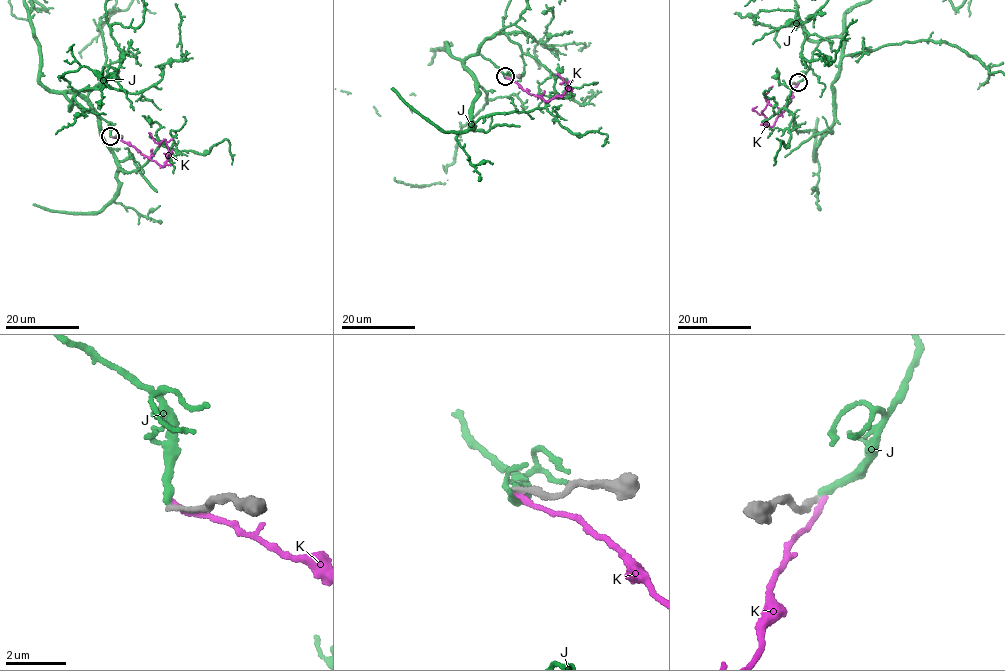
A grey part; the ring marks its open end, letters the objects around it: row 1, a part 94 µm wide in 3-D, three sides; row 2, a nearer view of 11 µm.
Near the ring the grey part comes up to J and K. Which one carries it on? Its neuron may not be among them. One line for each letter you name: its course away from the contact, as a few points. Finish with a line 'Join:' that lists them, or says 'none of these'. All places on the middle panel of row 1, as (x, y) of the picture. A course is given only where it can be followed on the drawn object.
Join: none of these

